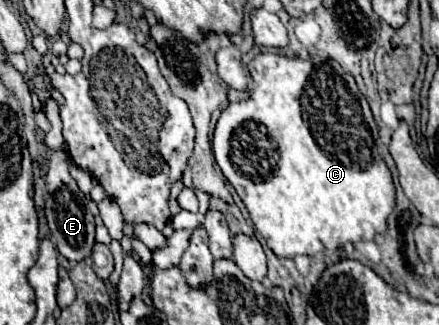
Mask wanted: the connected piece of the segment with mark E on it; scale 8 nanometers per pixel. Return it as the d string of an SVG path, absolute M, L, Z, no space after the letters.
M34 73L32 83L34 83L34 89L36 89L40 101L44 103L44 113L46 113L46 117L50 121L50 131L46 131L44 139L42 139L42 143L52 151L52 157L50 157L50 163L48 163L48 173L46 173L46 187L48 187L48 193L46 193L46 219L48 219L48 227L50 227L52 239L56 241L56 249L58 249L60 255L64 255L70 263L84 261L90 255L92 247L94 247L94 215L86 207L88 197L78 189L76 181L68 173L68 155L64 151L60 109L58 109L56 101L52 99L52 95L50 95L50 91L46 87L44 75Z

